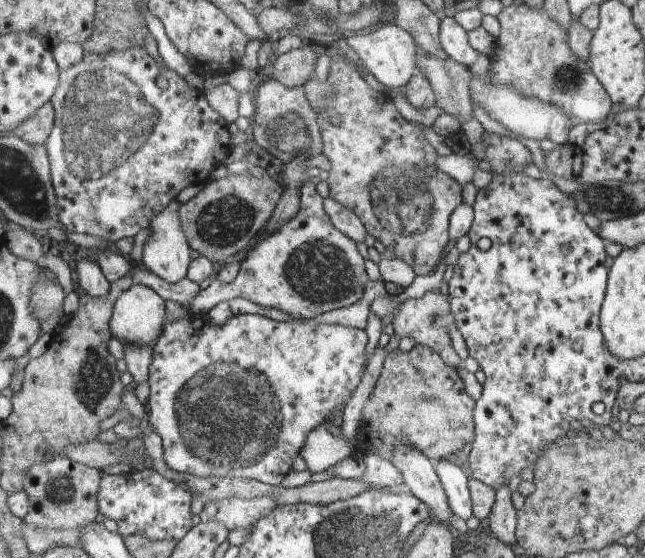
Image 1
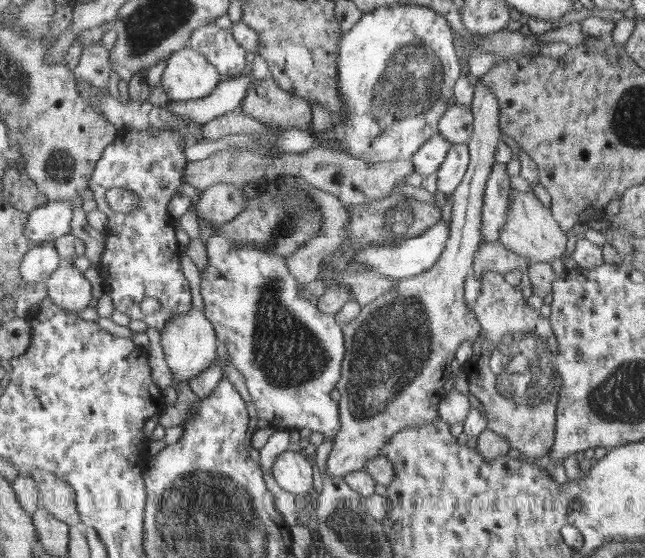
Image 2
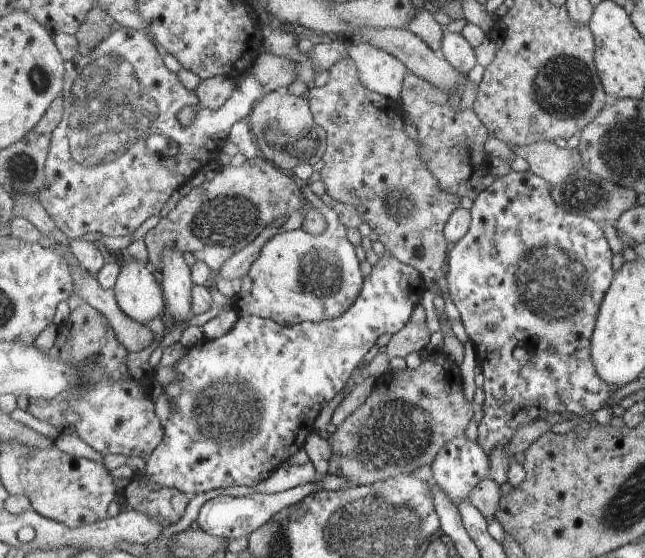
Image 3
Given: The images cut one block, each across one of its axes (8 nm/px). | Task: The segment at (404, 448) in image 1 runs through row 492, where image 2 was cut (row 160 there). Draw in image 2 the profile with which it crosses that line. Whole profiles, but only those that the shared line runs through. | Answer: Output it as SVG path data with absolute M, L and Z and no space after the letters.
M441 135L433 136L413 157L416 164L416 174L427 176L438 172L440 166L447 160L452 144Z

